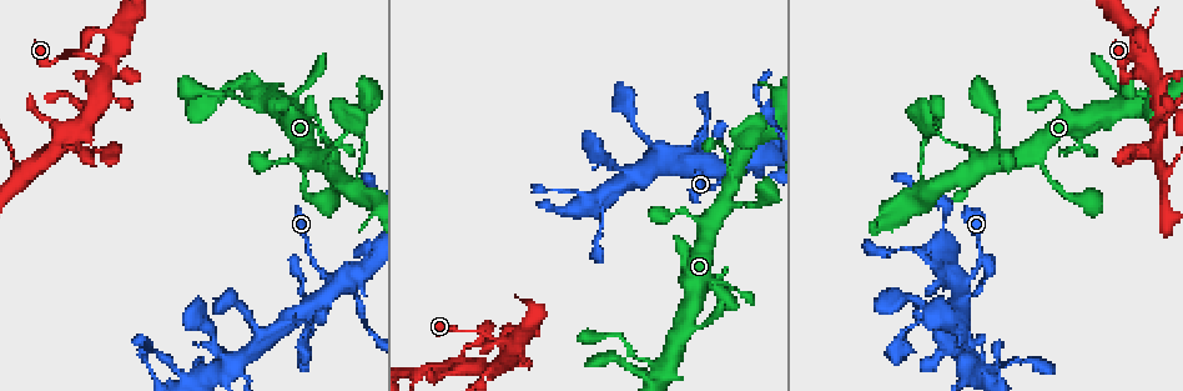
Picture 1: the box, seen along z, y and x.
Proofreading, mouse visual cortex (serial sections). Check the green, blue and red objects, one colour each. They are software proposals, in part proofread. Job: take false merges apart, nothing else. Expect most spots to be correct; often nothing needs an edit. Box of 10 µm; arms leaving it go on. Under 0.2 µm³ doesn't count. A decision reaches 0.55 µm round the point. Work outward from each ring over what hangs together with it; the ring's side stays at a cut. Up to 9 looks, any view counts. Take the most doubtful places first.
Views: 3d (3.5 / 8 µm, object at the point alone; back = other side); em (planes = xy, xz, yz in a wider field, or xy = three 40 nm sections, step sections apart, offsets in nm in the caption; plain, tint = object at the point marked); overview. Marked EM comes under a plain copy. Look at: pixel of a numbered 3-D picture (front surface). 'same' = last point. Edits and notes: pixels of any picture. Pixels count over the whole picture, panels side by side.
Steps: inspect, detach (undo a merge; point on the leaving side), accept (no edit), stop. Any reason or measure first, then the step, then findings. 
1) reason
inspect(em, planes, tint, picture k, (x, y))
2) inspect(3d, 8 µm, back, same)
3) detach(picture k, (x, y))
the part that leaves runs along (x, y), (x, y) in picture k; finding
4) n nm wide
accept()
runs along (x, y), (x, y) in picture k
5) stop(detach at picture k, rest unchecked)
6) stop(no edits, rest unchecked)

abrupt turn
inspect(3d, 8 µm, picture 1, (93, 108))

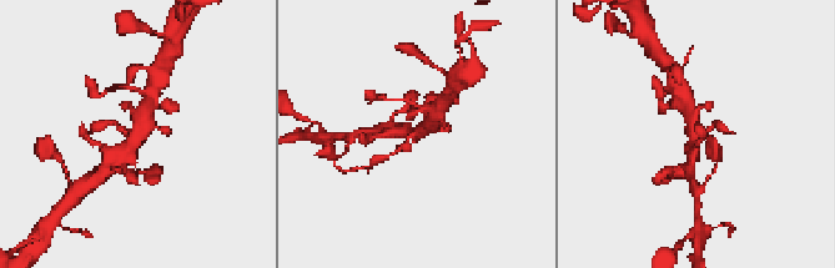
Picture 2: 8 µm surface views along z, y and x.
now the EM
inspect(em, xy, step 3, tint, same)

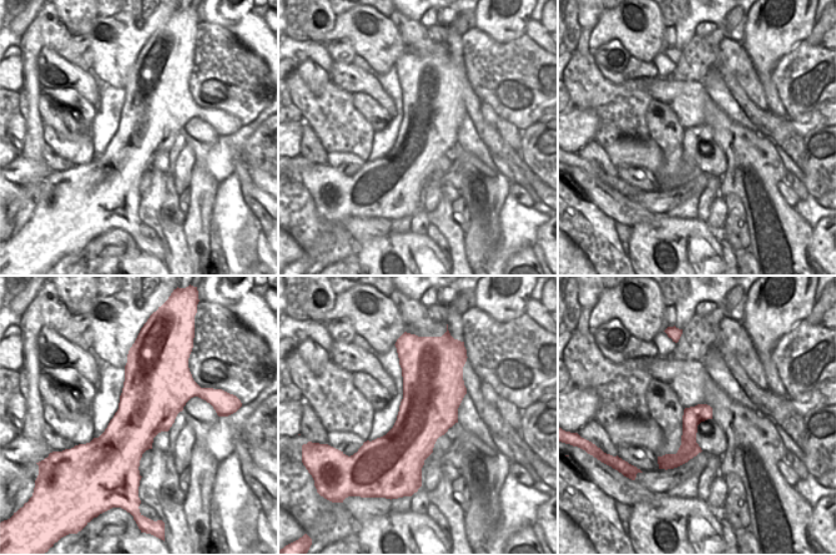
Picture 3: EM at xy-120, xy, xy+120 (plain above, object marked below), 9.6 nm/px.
accept()
all the same cell

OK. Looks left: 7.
three-way junction
inspect(3d, 3.5 µm, picture 1, (19, 171))

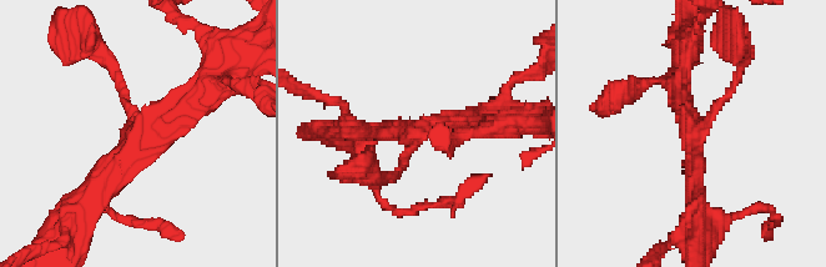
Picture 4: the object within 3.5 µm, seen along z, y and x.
3 arms; arms of 100, 200, 300 nm
inspect(em, xy, step 3, tint, picture 4, (142, 132))

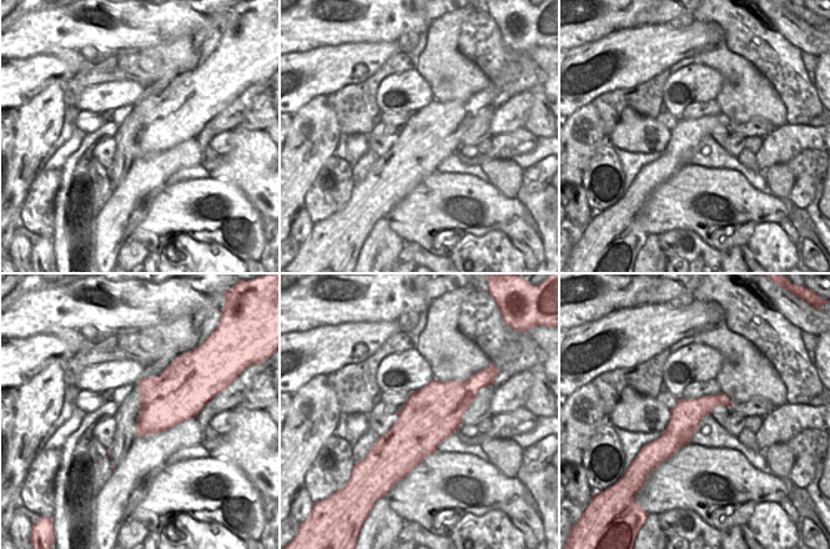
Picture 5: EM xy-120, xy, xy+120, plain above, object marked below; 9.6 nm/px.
accept()
runs along (725, 399), (702, 406), (659, 447) in picture 5; one cell here

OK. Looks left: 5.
sharp bend
inspect(3d, 3.5 µm, picture 1, (963, 357))

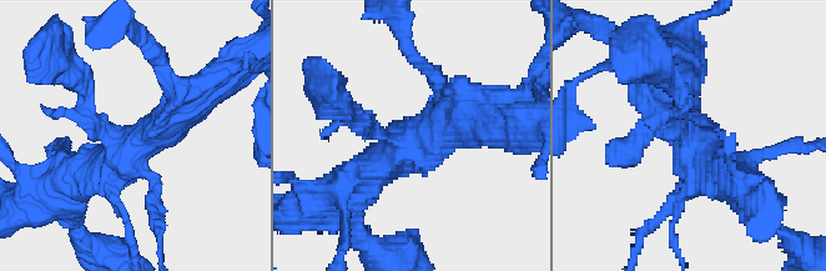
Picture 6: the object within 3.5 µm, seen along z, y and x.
inspect(em, xy, step 1, tint, picture 6, (113, 137))

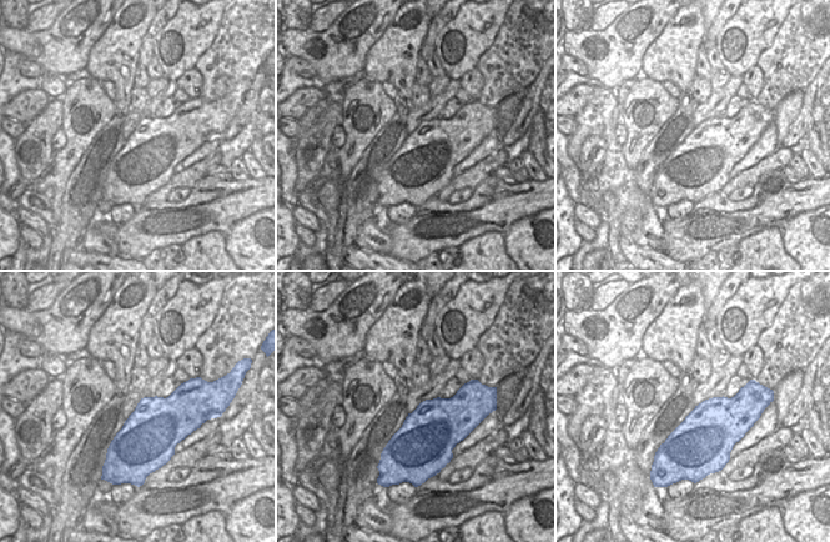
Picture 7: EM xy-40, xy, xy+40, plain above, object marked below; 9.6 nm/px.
accept()
runs along (177, 115), (127, 154), (70, 73) in picture 6; all the same cell

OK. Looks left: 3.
sudden change in width
inspect(3d, 3.5 µm, picture 1, (924, 139))

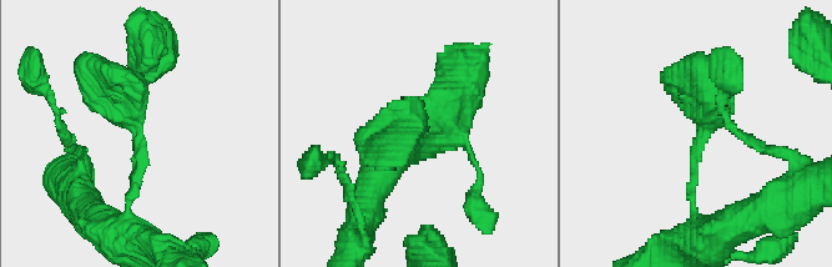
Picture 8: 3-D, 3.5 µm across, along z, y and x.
inspect(em, xy, step 1, tint, picture 8, (417, 141))

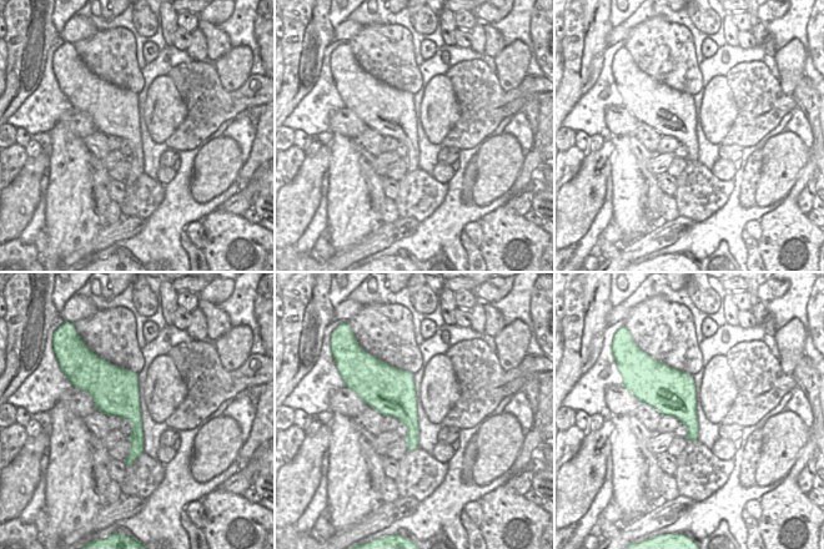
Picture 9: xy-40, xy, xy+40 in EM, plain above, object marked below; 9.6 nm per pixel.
accept()
runs along (126, 215), (137, 130), (84, 72) in picture 8; one cell here

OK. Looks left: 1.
stop(no edits, rest unchecked)

